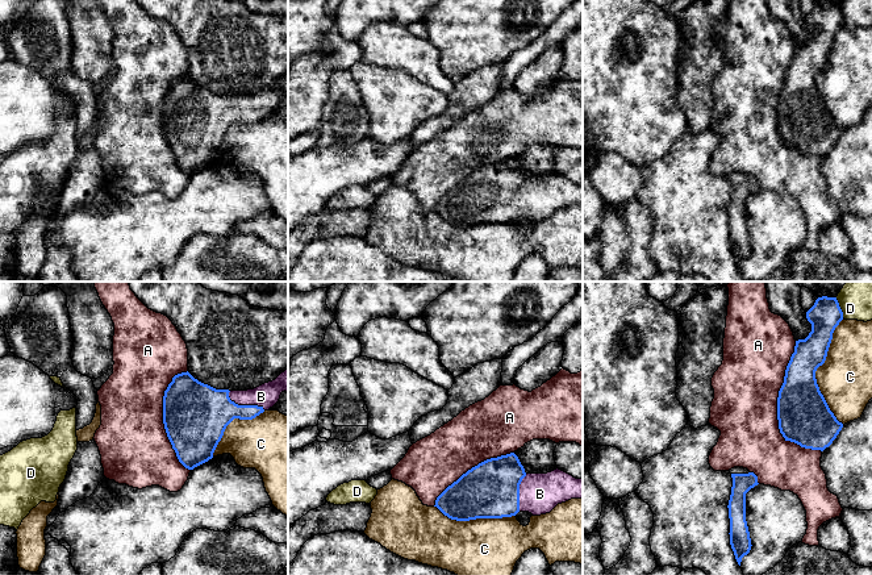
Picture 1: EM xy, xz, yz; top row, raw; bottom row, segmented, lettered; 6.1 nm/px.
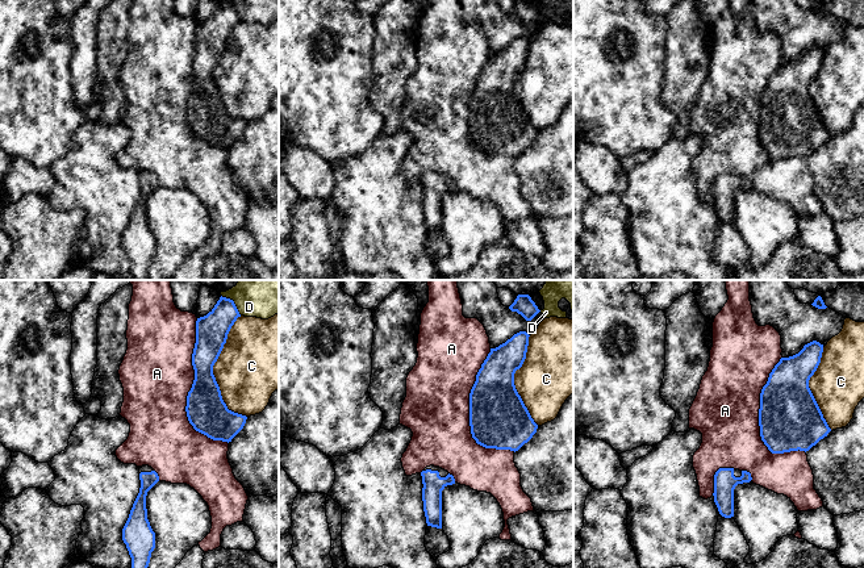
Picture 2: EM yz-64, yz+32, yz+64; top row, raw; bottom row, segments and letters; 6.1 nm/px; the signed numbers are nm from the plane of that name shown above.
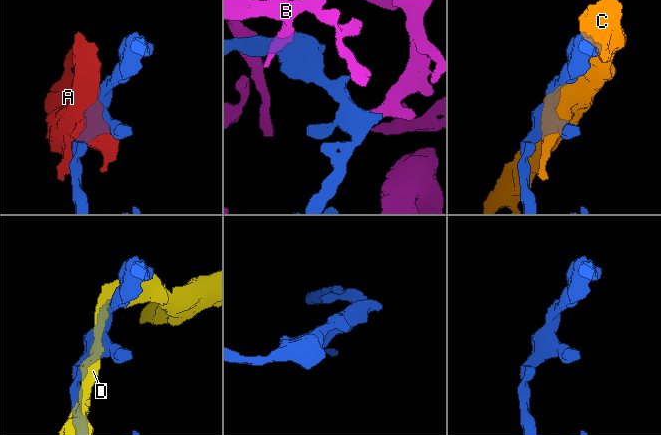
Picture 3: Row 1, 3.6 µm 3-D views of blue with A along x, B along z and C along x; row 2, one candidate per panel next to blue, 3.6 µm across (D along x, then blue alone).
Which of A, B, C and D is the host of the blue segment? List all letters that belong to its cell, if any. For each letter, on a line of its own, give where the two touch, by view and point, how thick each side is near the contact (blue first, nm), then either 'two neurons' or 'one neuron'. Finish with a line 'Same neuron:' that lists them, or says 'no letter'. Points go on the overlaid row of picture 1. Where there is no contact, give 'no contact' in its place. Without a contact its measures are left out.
A: meets blue in yz at (777, 408); 320 nm thick on the blue side, 400 nm on the other; two neurons
B: meets blue in xy at (245, 405); 320 nm thick on the blue side, 150 nm on the other; one neuron
C: meets blue in yz at (816, 370); 300 nm thick on the blue side, 320 nm on the other; two neurons
D: meets blue in yz at (839, 308); 190 nm thick on the blue side, 200 nm on the other; two neurons
Same neuron: B

